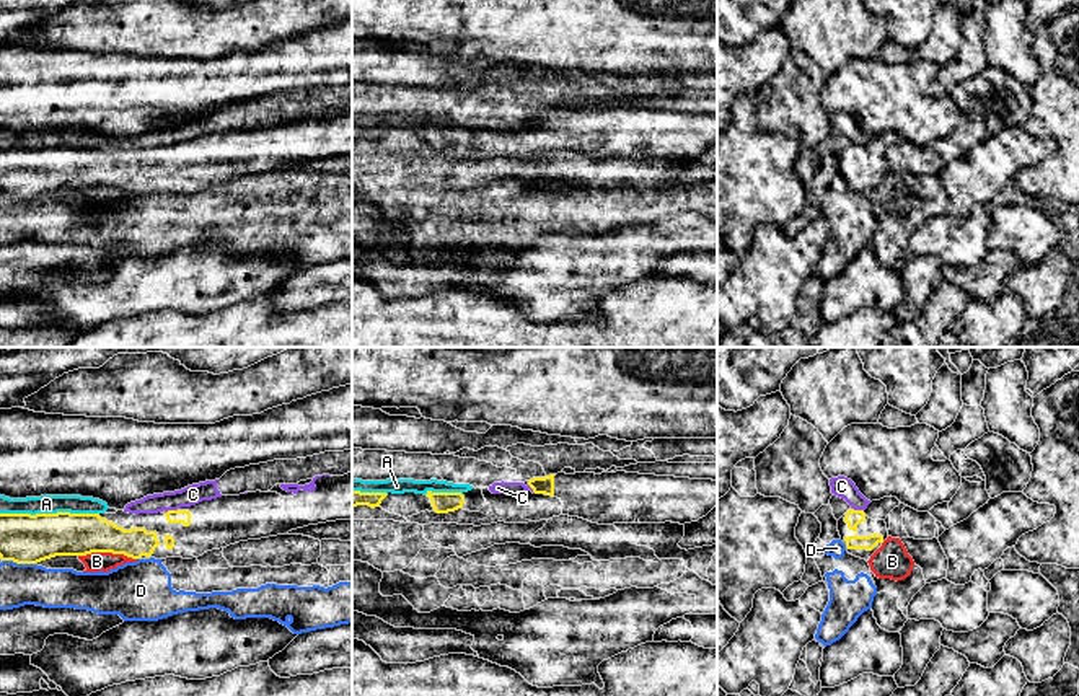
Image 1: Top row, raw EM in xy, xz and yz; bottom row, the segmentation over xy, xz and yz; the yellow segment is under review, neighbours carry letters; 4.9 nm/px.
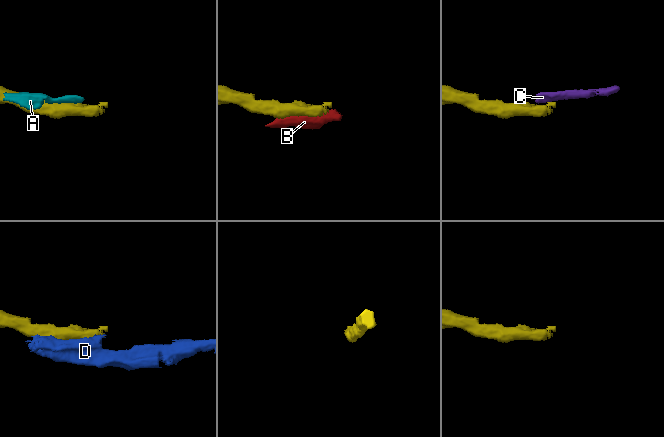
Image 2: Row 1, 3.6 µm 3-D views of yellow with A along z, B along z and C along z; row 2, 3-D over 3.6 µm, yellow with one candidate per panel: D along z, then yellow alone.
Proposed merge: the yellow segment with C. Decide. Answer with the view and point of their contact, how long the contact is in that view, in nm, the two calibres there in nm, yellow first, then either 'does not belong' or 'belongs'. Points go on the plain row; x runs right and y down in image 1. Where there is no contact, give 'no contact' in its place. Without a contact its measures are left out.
meets yellow in xy at (171, 145); contact 70 nm long; 70 nm thick on the yellow side, 100 nm on the other; does not belong

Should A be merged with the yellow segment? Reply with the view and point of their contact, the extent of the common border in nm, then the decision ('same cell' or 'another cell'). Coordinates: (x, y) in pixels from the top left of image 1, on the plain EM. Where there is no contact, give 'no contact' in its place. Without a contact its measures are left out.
contact xy (49, 149); length 480 nm; another cell

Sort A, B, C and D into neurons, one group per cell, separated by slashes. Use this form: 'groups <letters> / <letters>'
groups A C / B / D

